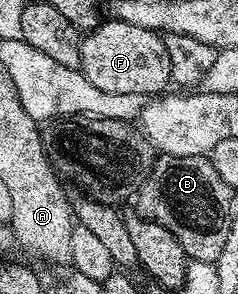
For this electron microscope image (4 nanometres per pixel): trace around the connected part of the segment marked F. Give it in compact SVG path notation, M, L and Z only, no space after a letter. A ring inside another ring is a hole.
M108 18L82 36L78 70L92 85L97 85L97 89L105 89L105 93L137 93L155 97L166 92L171 83L169 53L165 53L163 35L120 19Z

